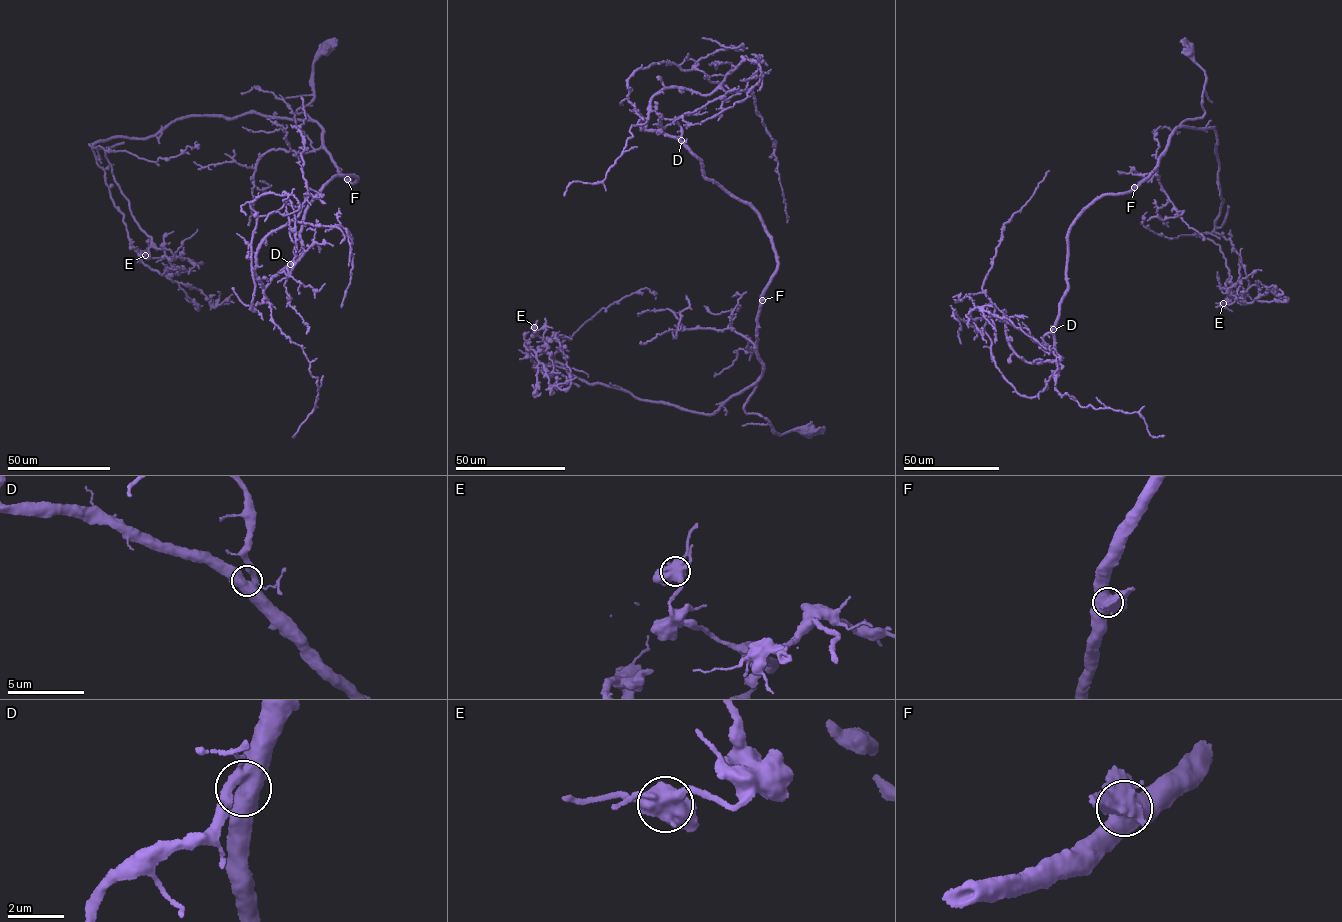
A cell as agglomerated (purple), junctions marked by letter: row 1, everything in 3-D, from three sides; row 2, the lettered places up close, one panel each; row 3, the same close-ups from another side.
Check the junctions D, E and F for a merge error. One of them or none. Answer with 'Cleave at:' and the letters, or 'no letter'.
Cleave at: no letter

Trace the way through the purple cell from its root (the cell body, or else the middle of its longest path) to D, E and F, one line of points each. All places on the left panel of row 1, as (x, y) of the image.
D: (325, 47), (314, 98), (296, 114), (321, 128), (338, 173), (357, 178), (338, 174), (310, 203), (290, 264)
E: (325, 47), (314, 98), (296, 114), (310, 119), (189, 116), (93, 145), (151, 238), (145, 255)
F: (325, 47), (314, 65), (314, 98), (296, 114), (303, 112), (320, 127), (324, 148), (338, 173), (347, 179)

